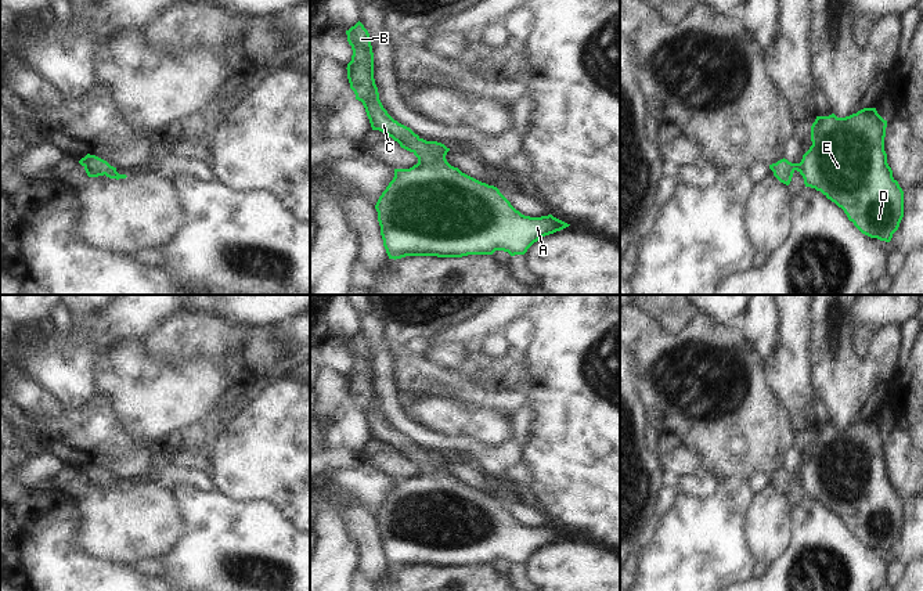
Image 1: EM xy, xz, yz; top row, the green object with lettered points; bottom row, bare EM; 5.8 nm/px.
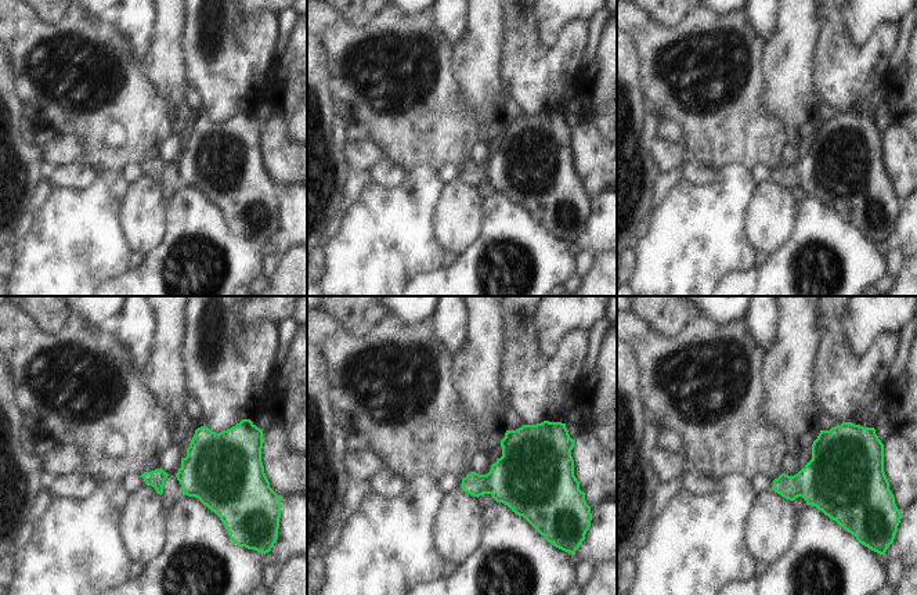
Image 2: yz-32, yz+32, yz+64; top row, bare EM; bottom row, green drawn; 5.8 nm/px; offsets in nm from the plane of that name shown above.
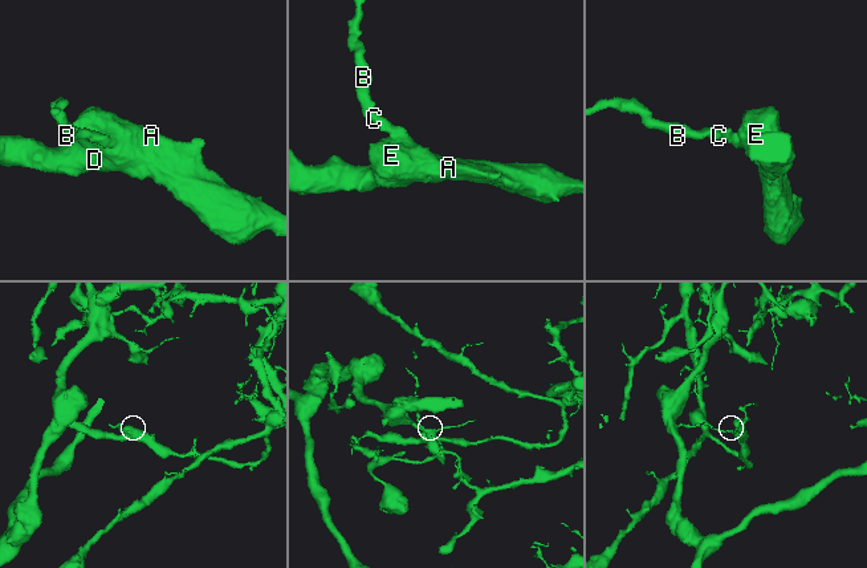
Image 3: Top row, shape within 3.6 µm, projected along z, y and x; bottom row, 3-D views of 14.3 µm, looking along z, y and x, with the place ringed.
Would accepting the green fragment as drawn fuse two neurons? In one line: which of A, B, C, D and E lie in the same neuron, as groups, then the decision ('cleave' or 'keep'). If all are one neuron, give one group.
A B C D E; keep

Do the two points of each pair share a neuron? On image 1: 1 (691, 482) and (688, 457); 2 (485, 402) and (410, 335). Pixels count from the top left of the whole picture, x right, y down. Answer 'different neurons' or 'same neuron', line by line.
1: different neurons
2: different neurons

